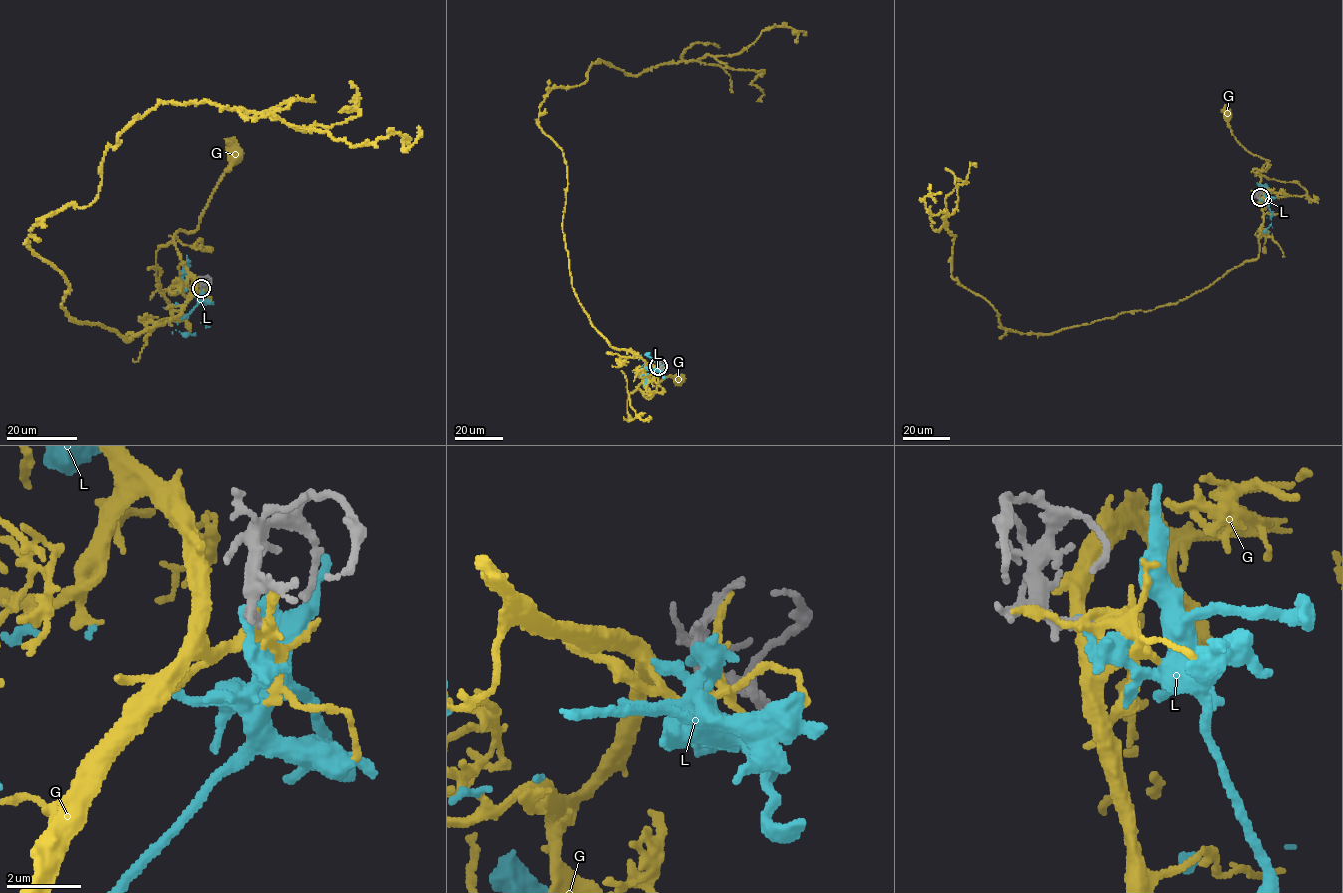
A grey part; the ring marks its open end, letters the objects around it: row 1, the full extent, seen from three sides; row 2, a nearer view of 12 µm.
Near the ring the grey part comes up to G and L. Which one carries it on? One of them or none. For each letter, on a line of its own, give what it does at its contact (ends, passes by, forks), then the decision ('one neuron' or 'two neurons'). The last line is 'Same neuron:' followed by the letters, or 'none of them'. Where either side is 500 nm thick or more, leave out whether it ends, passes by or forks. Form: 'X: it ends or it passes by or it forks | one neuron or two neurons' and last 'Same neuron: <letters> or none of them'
G: it forks | one neuron
L: it ends | two neurons
Same neuron: G

